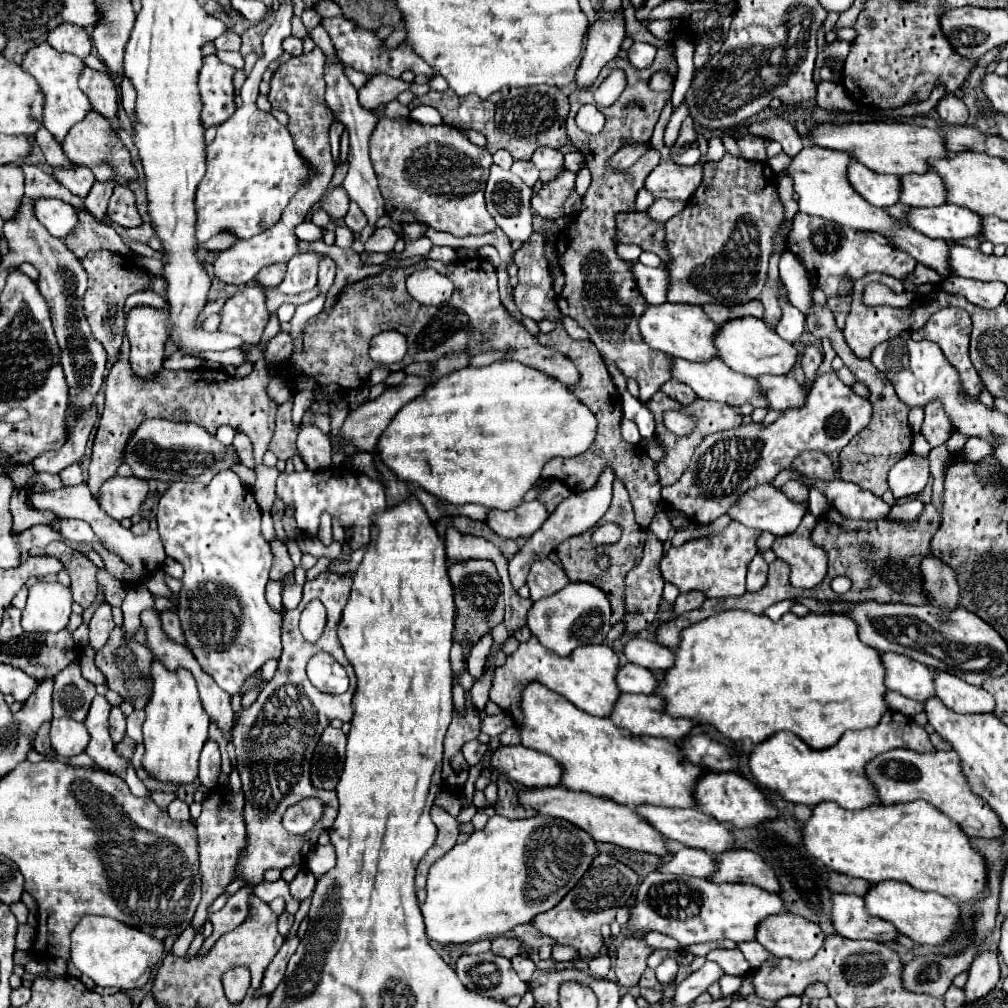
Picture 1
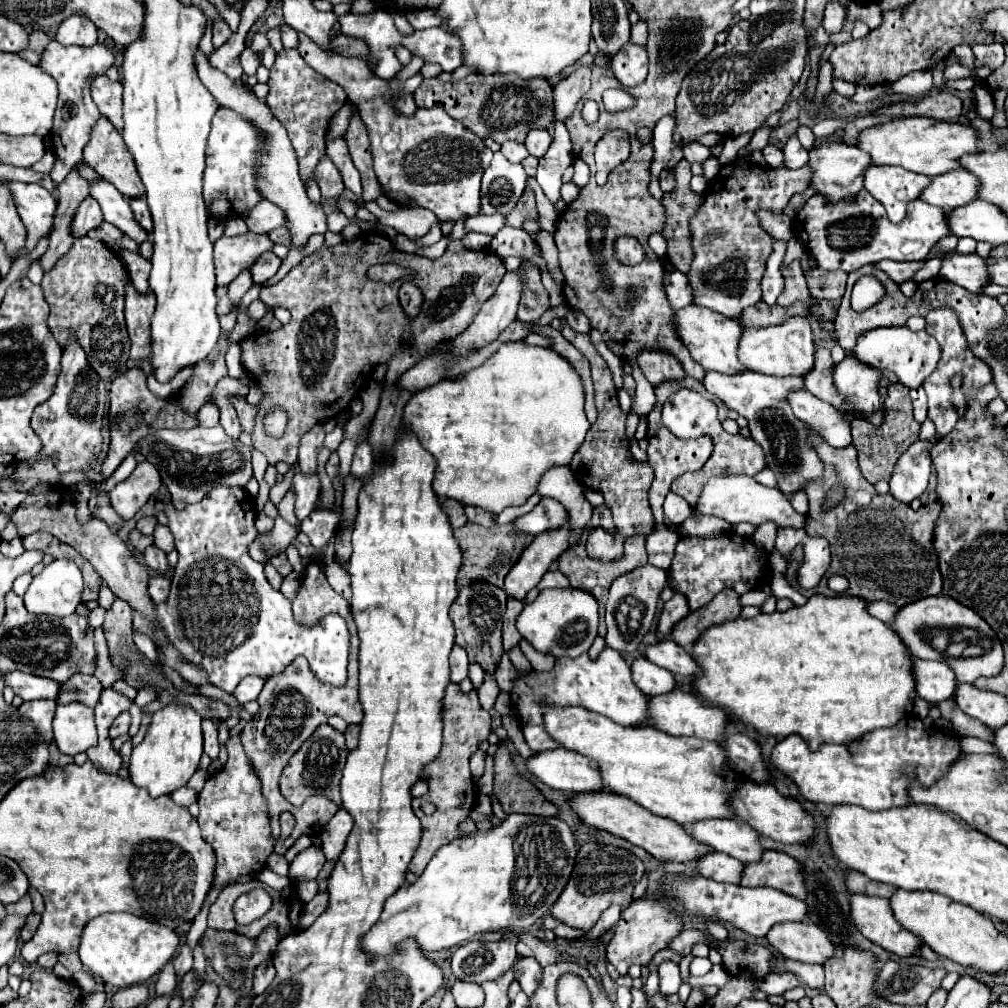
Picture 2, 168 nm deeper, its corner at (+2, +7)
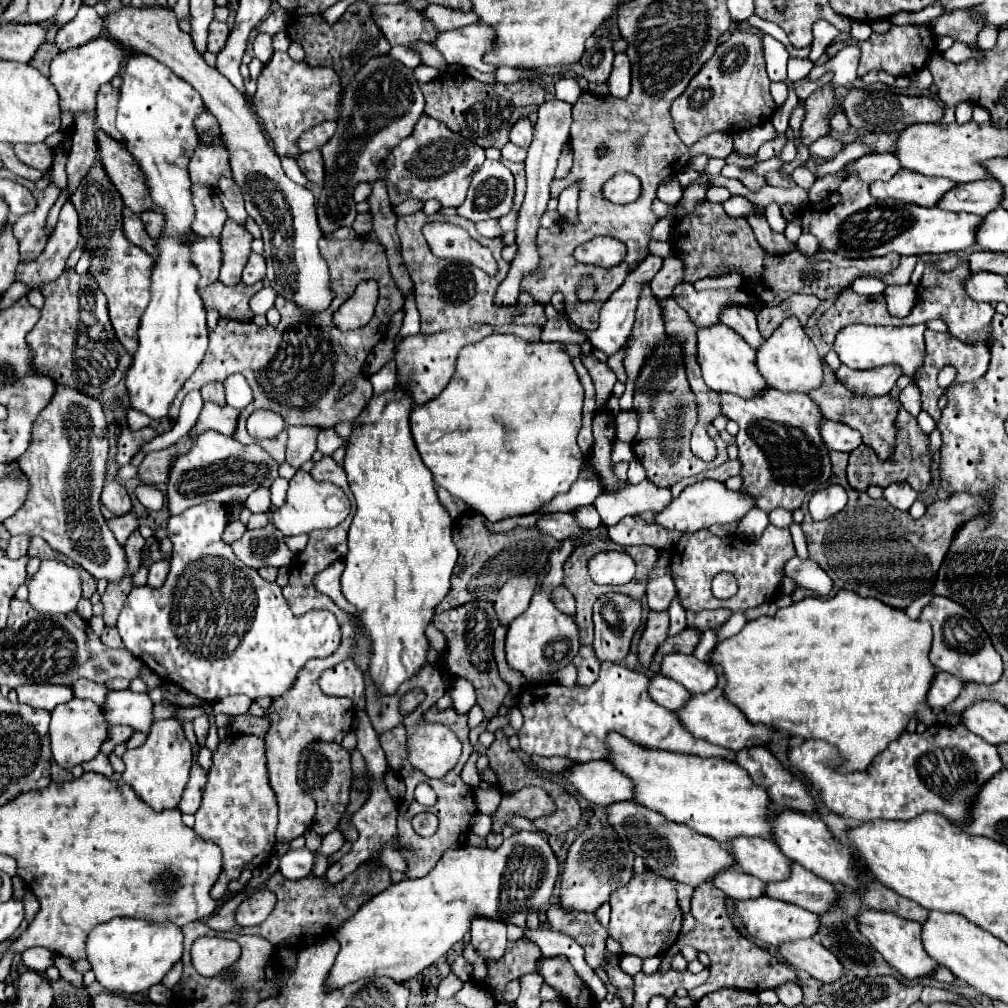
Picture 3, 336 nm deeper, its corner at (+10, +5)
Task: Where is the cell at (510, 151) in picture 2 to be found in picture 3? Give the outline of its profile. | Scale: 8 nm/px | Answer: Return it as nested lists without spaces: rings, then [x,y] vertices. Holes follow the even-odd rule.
[[[507,143],[503,149],[501,149],[501,155],[503,159],[509,159],[509,161],[523,161],[525,159],[525,149],[513,145],[513,143]]]

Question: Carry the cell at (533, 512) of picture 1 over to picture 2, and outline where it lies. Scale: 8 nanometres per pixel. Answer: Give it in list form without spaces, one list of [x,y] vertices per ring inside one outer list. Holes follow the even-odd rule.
[[[543,497],[541,503],[531,513],[519,517],[515,521],[515,525],[525,533],[541,535],[541,533],[547,533],[547,531],[561,529],[565,525],[565,521],[567,521],[565,507],[551,497]]]

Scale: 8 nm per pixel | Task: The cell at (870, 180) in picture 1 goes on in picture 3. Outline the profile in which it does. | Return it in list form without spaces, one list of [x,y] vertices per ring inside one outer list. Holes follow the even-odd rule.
[[[907,169],[897,171],[889,181],[873,181],[869,191],[875,199],[897,199],[903,203],[915,203],[921,207],[933,207],[943,193],[947,193],[953,185],[949,179],[925,177],[921,173],[913,173]]]

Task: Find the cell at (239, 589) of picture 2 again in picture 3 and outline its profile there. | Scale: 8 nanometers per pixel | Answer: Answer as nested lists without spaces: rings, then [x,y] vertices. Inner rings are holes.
[[[215,501],[193,505],[185,513],[177,515],[177,517],[169,517],[167,531],[169,531],[169,539],[173,543],[173,555],[171,555],[171,569],[169,569],[167,581],[165,581],[165,585],[161,589],[133,587],[131,593],[127,595],[127,601],[125,601],[123,609],[121,609],[121,613],[119,613],[117,629],[119,629],[119,635],[121,635],[123,643],[125,643],[125,647],[137,659],[141,659],[153,673],[157,673],[161,679],[171,681],[171,683],[179,685],[181,689],[185,689],[185,691],[189,691],[189,693],[193,693],[193,695],[197,695],[201,699],[219,701],[223,697],[237,695],[237,693],[245,693],[251,699],[257,699],[257,697],[277,697],[279,693],[285,693],[285,689],[289,689],[289,685],[293,683],[293,677],[305,665],[305,661],[309,661],[309,659],[325,659],[325,657],[329,657],[329,655],[333,655],[337,651],[339,641],[341,641],[341,629],[339,629],[339,623],[337,623],[335,615],[329,613],[329,611],[311,611],[311,613],[305,613],[301,617],[295,617],[291,613],[285,597],[281,595],[281,587],[277,583],[263,581],[255,569],[249,569],[249,567],[241,565],[241,561],[237,561],[231,545],[223,541],[223,533],[225,533],[227,523],[229,523],[227,507],[223,503],[215,503]]]

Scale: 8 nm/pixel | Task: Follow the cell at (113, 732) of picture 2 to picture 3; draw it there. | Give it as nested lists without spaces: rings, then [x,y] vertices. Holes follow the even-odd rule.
[[[115,725],[115,727],[109,727],[109,735],[107,735],[107,739],[103,741],[101,751],[103,751],[105,755],[109,755],[109,753],[113,751],[115,745],[125,743],[129,737],[131,737],[131,729],[129,729],[127,725]]]

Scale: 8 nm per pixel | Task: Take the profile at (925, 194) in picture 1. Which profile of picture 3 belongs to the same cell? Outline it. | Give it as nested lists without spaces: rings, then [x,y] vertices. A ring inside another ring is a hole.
[[[979,179],[973,183],[959,183],[949,189],[939,201],[937,207],[945,211],[965,211],[975,215],[985,215],[989,209],[999,207],[1001,185],[995,179]]]

